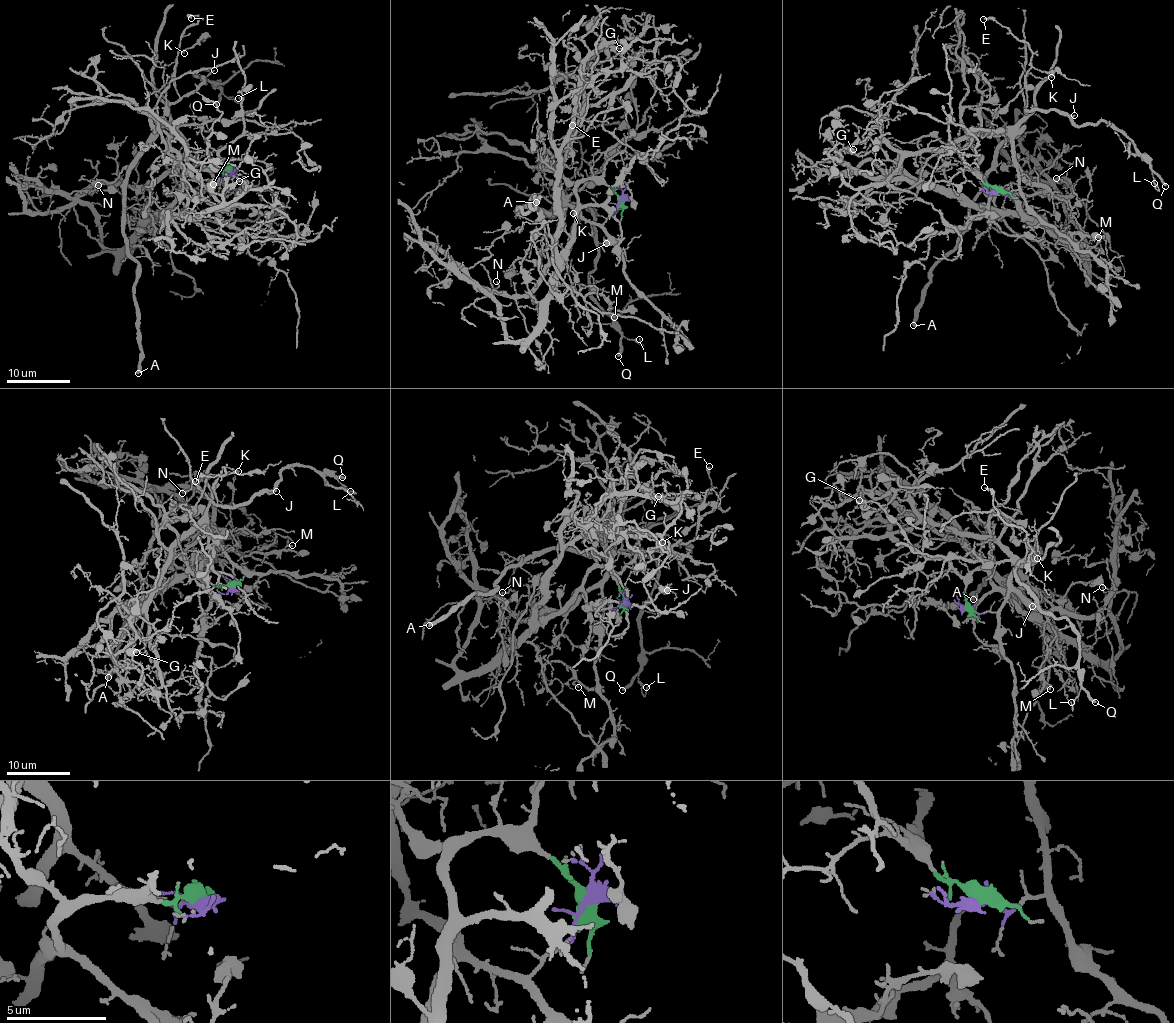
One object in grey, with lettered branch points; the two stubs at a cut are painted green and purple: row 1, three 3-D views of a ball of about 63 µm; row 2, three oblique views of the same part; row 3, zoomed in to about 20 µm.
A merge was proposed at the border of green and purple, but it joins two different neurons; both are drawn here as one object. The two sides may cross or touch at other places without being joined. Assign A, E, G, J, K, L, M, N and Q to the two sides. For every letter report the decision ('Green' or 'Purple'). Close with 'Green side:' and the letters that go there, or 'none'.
A: Purple
E: Purple
G: Green
J: Purple
K: Purple
L: Purple
M: Green
N: Purple
Q: Purple
Green side: G, M

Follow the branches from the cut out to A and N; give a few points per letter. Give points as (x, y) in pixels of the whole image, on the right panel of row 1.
A: (996, 192), (1018, 189), (1016, 168), (1045, 185), (1033, 194), (984, 188), (961, 243), (932, 270), (913, 326)
N: (996, 192), (1018, 189), (1016, 168), (1028, 180), (1045, 187), (1048, 193), (1070, 194), (1070, 185), (1056, 178)

